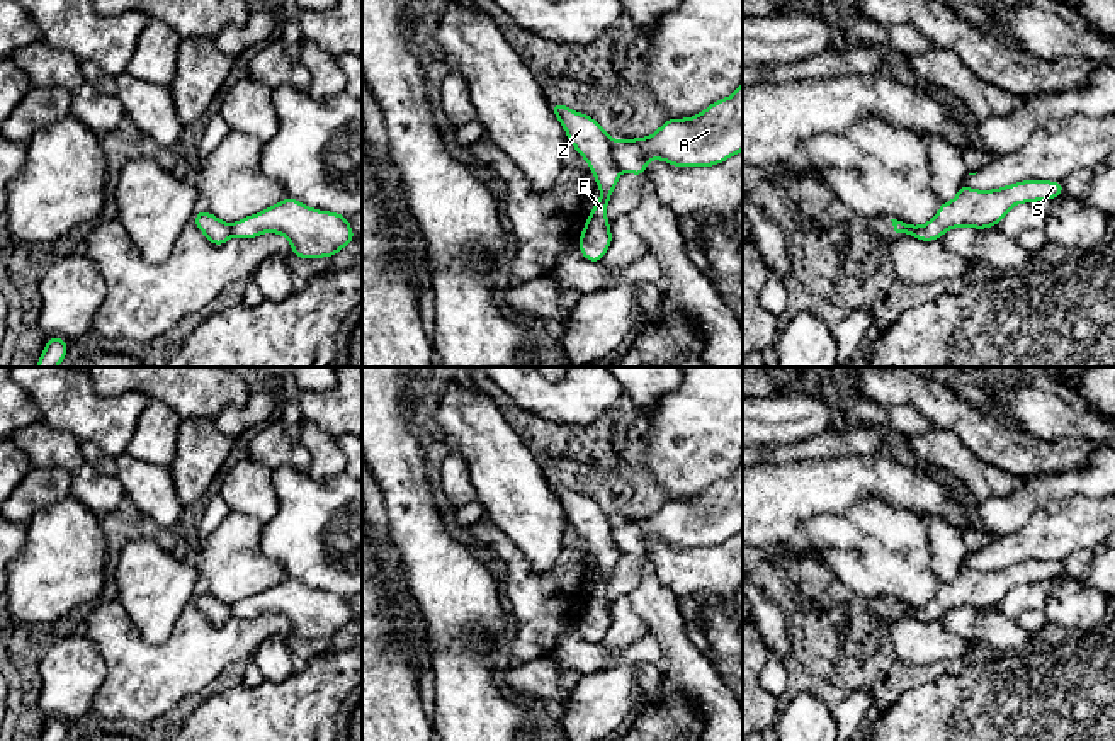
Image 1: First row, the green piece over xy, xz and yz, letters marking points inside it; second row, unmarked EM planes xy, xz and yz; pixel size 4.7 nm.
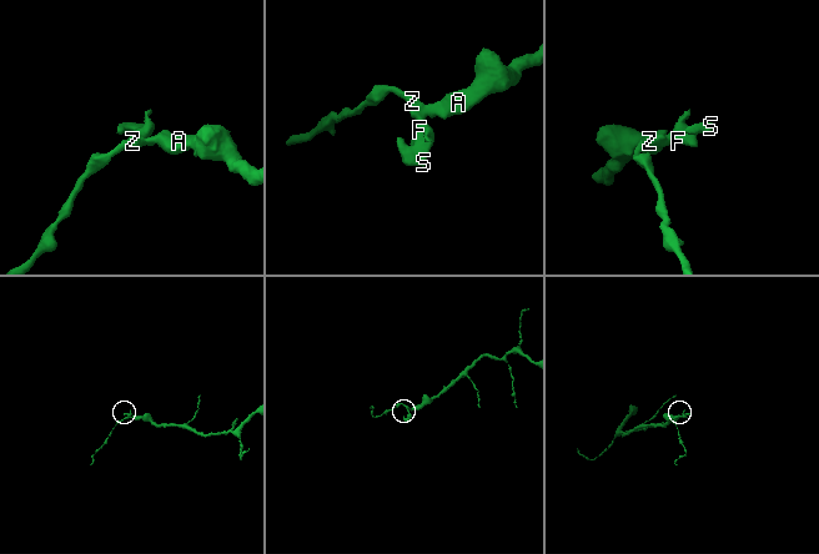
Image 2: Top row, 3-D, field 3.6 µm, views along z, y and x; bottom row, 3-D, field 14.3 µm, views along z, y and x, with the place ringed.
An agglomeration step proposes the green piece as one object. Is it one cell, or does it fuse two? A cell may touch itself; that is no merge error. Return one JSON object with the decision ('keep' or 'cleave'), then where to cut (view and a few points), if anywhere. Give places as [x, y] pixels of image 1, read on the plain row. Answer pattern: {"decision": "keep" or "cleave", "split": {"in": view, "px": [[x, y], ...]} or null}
{"decision": "cleave", "split": {"in": "xz", "px": [[614, 524], [614, 543], [619, 551]]}}

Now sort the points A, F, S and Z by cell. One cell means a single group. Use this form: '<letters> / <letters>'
A / F S Z

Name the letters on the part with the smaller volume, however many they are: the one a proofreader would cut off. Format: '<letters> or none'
F, S, Z

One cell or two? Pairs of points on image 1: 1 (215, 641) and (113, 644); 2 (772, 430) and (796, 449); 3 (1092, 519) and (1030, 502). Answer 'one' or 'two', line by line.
1: one
2: two
3: two

